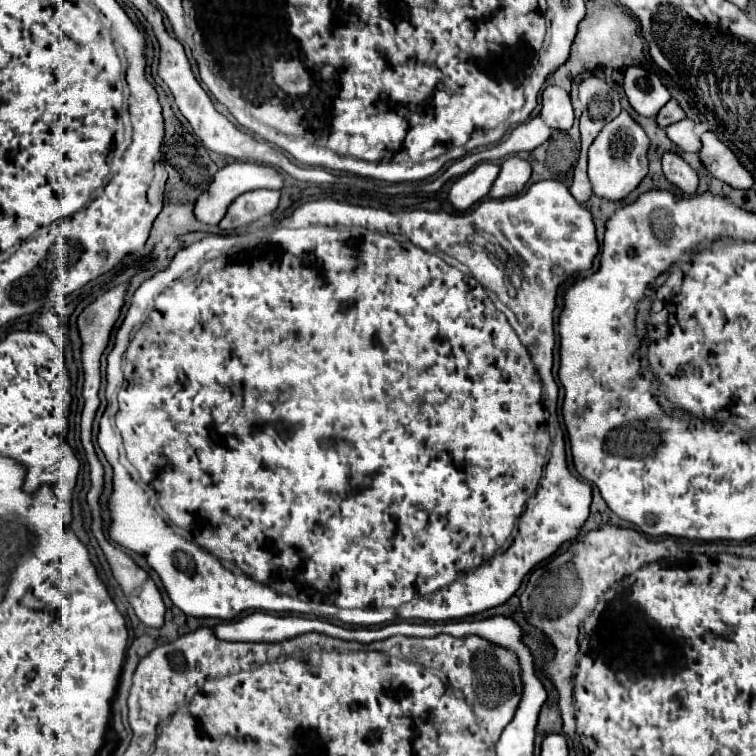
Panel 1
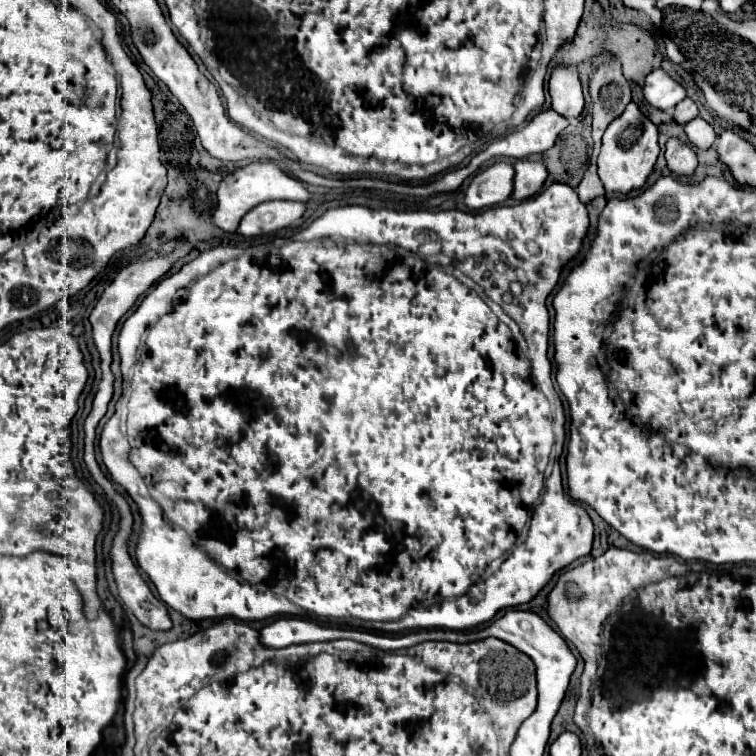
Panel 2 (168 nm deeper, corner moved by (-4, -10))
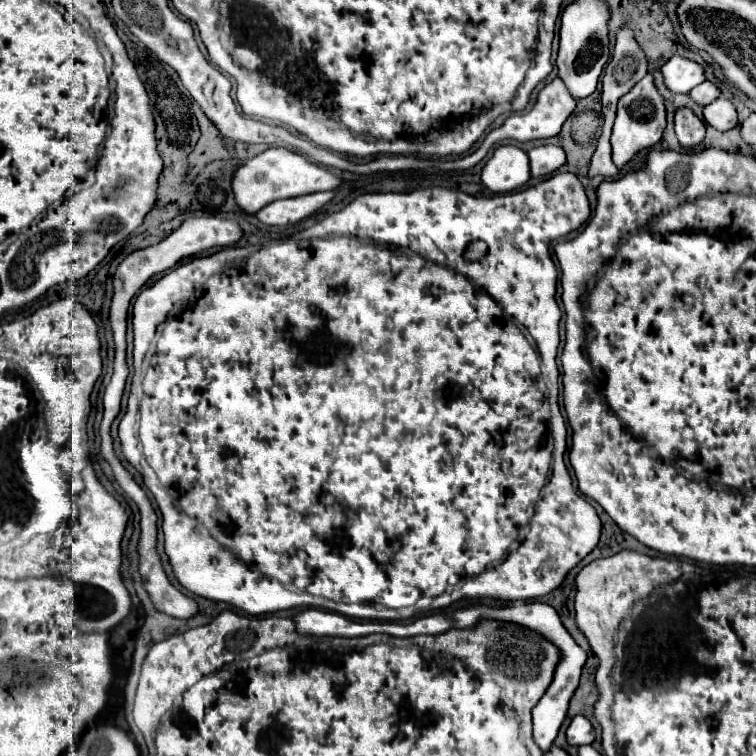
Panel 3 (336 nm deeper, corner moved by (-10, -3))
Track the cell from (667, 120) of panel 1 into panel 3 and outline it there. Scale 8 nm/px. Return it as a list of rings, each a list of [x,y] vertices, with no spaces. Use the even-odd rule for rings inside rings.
[[[704,81],[704,83],[696,85],[696,87],[690,91],[690,97],[692,97],[698,105],[702,105],[702,107],[706,107],[708,103],[712,103],[718,95],[720,95],[720,87],[718,87],[716,83],[712,83],[712,81]]]

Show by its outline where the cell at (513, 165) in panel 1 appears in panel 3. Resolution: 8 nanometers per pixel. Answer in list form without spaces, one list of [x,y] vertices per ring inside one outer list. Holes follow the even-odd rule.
[[[558,145],[534,147],[534,149],[528,151],[528,157],[530,157],[532,177],[544,177],[548,173],[554,173],[566,161],[566,153]]]

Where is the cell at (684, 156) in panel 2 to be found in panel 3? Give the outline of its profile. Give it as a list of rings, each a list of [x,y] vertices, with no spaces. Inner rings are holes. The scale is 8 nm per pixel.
[[[688,107],[676,109],[674,123],[676,123],[678,141],[680,141],[684,147],[692,147],[692,145],[702,143],[704,133],[706,133],[706,123],[704,123],[698,115],[694,115]]]

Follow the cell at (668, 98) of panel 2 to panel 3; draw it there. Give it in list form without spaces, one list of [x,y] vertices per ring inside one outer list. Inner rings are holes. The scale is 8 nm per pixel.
[[[674,55],[664,67],[662,67],[664,81],[668,89],[674,93],[690,93],[698,83],[702,83],[704,77],[704,67],[692,59]]]

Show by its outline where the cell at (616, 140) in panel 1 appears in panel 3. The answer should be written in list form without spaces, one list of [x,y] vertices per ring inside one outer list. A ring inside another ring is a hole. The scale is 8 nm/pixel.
[[[648,73],[642,81],[638,81],[628,95],[622,95],[618,101],[618,113],[616,113],[616,123],[612,131],[612,159],[616,167],[624,167],[640,149],[646,149],[650,145],[656,145],[662,139],[666,127],[666,107],[664,99],[658,93],[652,75]]]

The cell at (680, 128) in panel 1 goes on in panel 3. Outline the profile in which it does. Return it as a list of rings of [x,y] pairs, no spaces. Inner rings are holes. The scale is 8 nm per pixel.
[[[718,97],[708,107],[704,107],[704,121],[718,131],[728,131],[738,125],[738,113],[728,97]]]

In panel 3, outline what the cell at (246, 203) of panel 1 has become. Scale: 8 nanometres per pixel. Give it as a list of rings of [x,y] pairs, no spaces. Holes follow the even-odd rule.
[[[334,191],[326,193],[312,193],[312,195],[302,195],[302,197],[292,197],[292,199],[280,199],[270,203],[268,207],[262,207],[262,211],[256,213],[256,217],[264,225],[288,225],[288,223],[298,223],[304,217],[316,213],[322,209],[326,203],[334,199]]]

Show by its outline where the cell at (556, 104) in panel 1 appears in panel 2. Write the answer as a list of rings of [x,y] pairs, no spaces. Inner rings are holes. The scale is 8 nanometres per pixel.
[[[554,68],[550,82],[550,96],[552,96],[552,108],[564,116],[566,120],[574,120],[580,116],[584,108],[580,78],[574,68]]]

